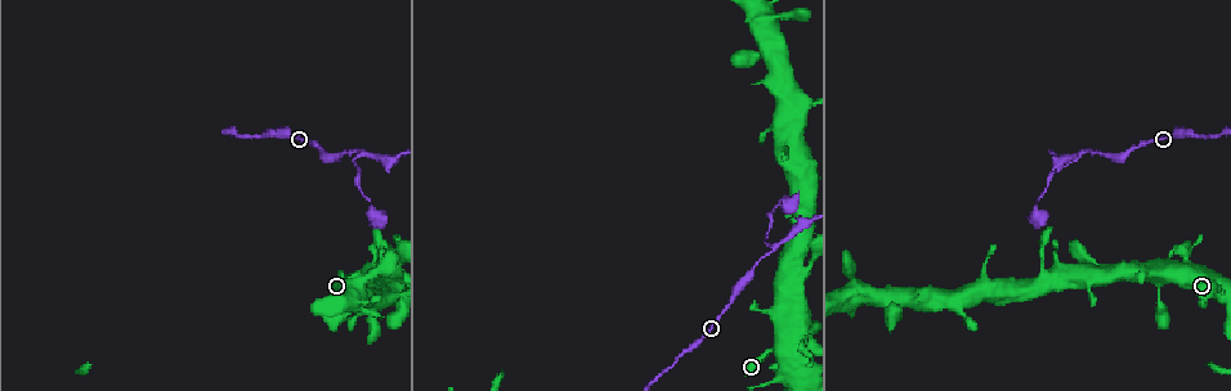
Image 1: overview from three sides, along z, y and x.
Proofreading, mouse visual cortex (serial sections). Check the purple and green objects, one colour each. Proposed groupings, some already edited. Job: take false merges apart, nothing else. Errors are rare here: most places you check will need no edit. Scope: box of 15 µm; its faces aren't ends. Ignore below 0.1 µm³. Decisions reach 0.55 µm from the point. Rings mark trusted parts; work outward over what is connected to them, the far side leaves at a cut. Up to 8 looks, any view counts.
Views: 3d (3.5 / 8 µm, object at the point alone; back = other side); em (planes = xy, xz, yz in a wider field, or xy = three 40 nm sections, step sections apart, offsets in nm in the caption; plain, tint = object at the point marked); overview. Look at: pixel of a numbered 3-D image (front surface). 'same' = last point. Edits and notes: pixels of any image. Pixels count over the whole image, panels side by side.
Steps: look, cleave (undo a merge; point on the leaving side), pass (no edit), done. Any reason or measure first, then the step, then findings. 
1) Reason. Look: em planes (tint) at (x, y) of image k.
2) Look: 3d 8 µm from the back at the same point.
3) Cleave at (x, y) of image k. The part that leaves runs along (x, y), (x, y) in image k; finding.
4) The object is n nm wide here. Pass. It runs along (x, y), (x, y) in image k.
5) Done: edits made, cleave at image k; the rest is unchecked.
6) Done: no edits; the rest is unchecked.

Two arms in line, one across. Look: 3d 3.5 µm at (768, 253) of image 1.

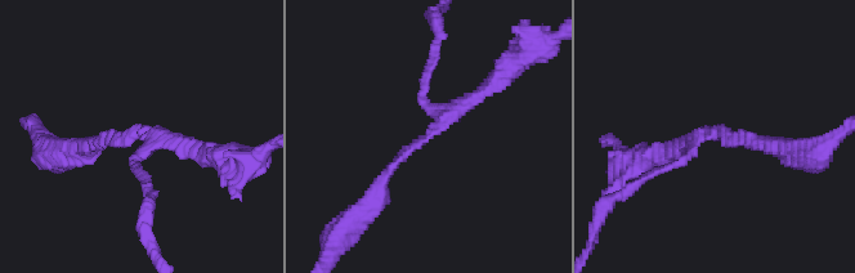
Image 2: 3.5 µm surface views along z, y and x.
3 arms meet here; the arms are 100, 150, 200 nm wide; now the EM. Look: em xy step 5 (tint) at (433, 128) of image 2.

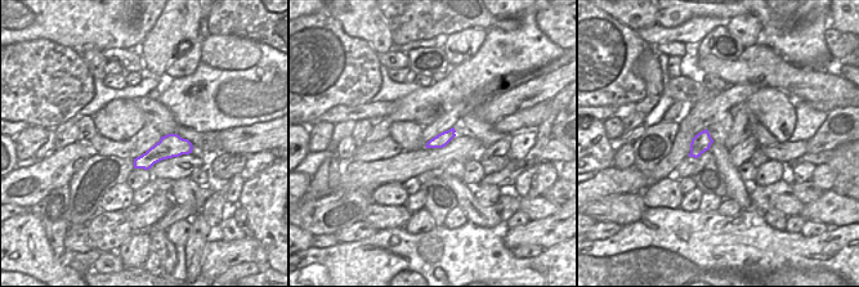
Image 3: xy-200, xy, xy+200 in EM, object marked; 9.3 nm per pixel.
Cut it another way. Look: em xy step 3 (tint) at the same point.

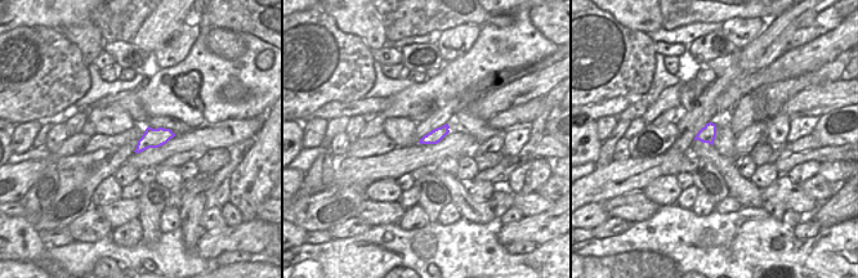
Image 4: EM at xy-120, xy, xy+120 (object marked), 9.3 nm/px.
The object is 130 nm wide here. Pass. It runs along (379, 187), (438, 124), (422, 101), (430, 65) in image 2; one cell here.

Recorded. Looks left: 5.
Look: 3d 3.5 µm at (801, 331) of image 1.

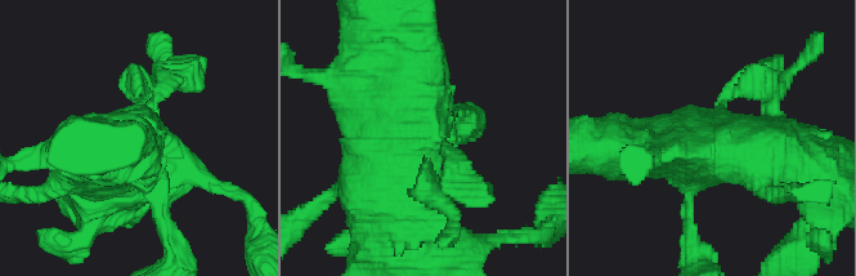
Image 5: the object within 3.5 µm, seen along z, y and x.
Shape alone is not enough. Look: em xy step 1 (tint) at (426, 139) of image 5.

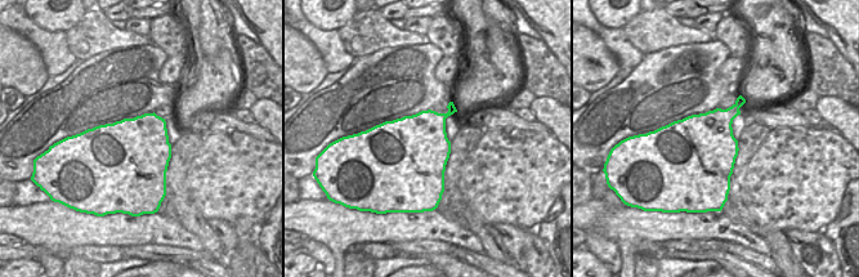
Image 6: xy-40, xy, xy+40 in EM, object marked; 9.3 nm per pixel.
Pass. It runs along (361, 186), (403, 146), (384, 40) in image 5; all the same cell.

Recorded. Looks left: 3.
Look: 3d 3.5 µm at (803, 270) of image 1.

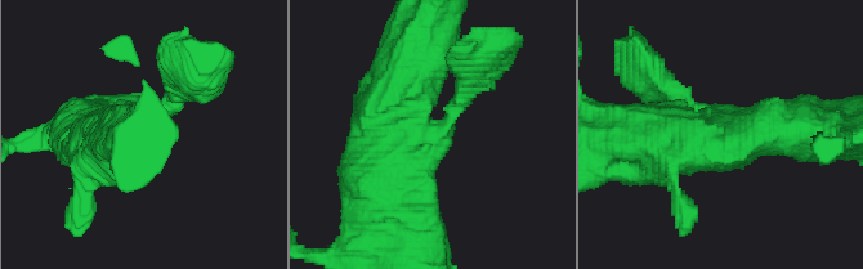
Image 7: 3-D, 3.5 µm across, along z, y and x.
Look: em xy step 2 (plain) at (429, 138) of image 7.

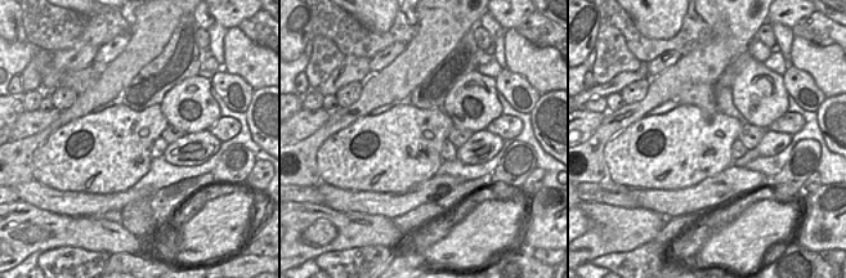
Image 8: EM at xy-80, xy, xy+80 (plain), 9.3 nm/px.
With the object marked. Look: em xy step 2 (tint) at the same point.

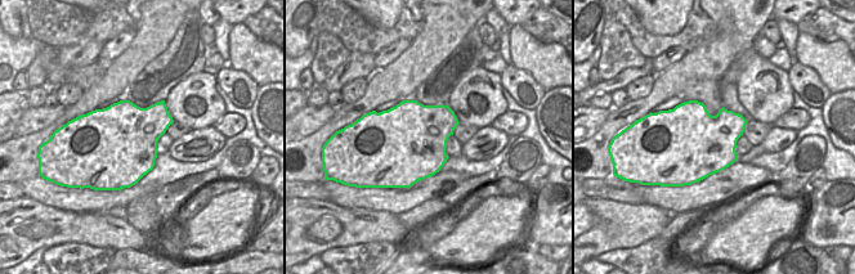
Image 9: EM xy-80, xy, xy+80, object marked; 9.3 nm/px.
Pass. It runs along (381, 207), (417, 49) in image 7; all the same cell.

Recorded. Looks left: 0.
Done: no edits; the rest is unchecked.

